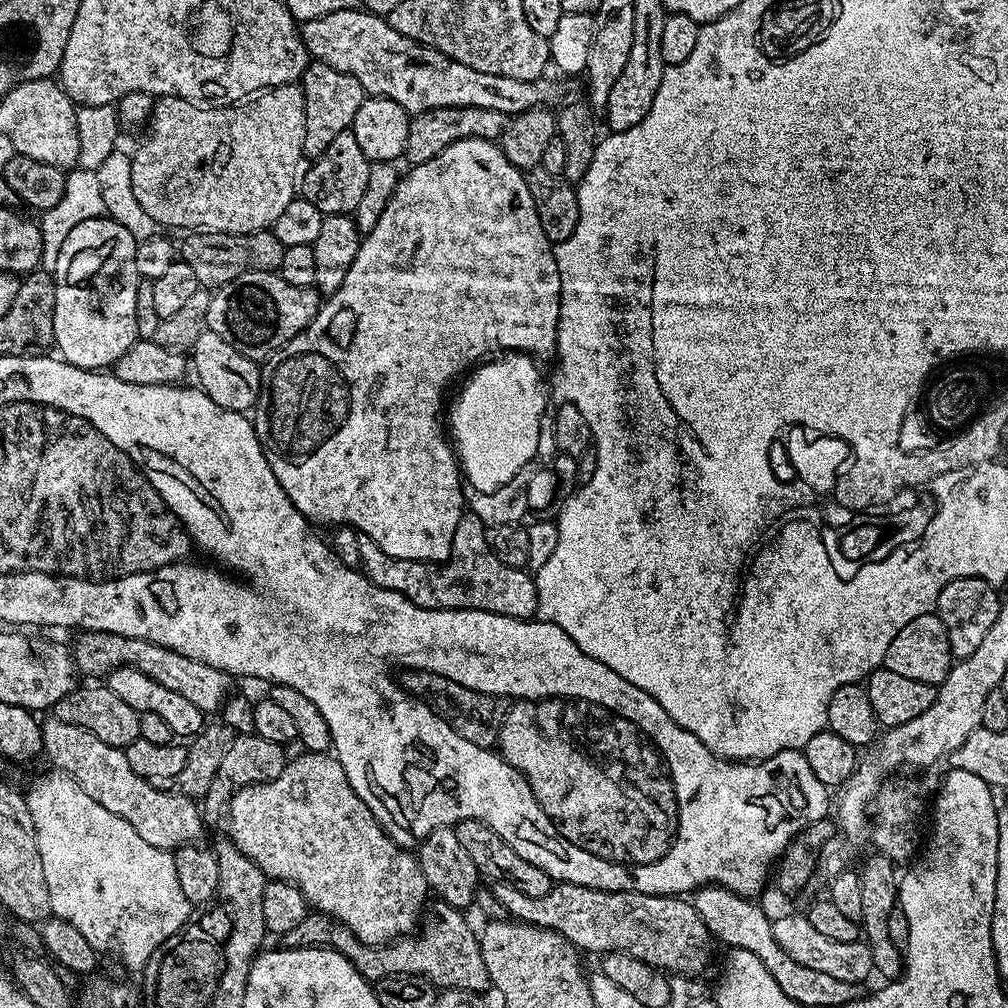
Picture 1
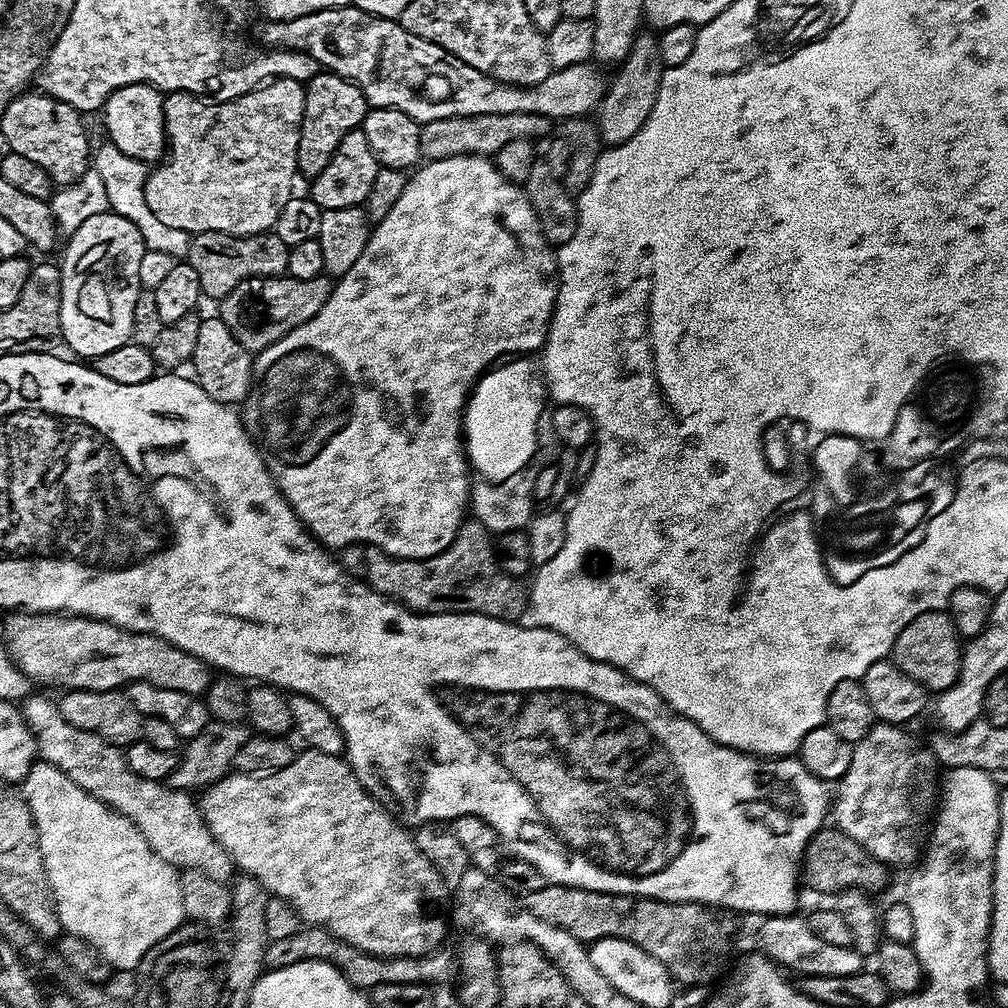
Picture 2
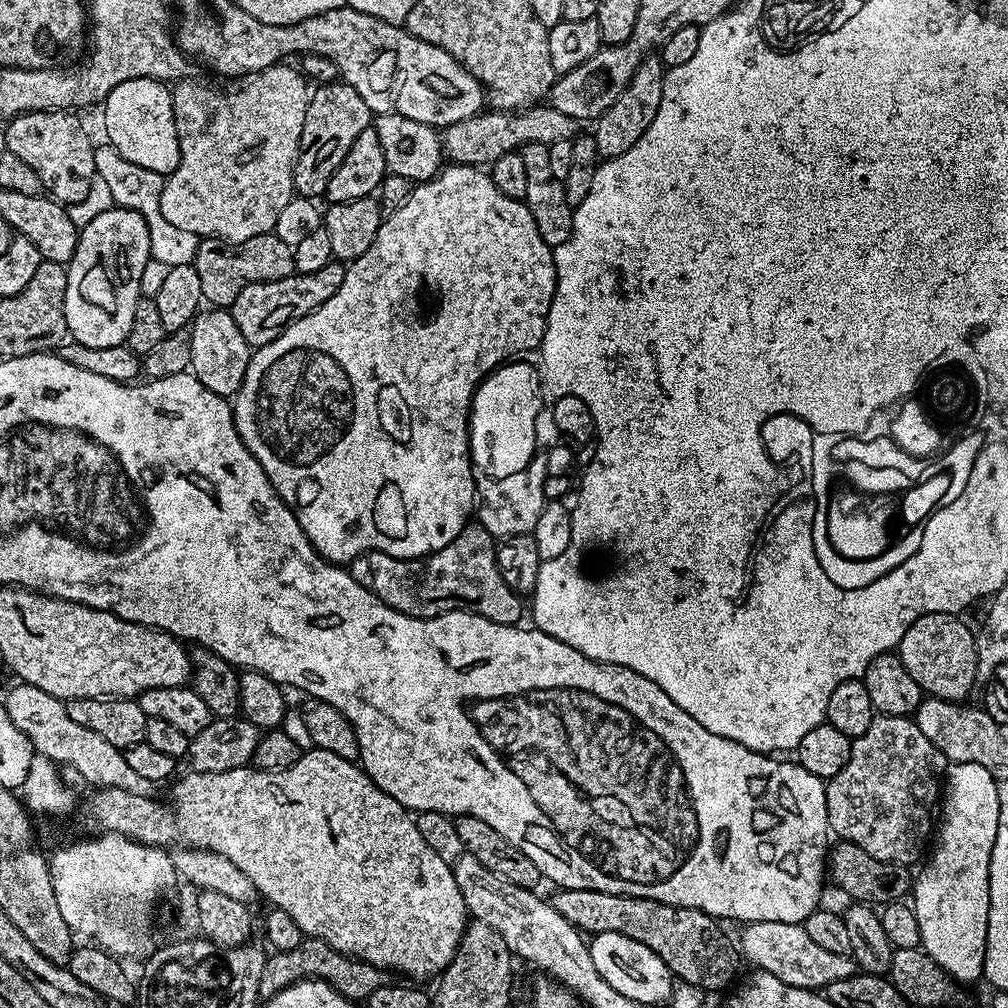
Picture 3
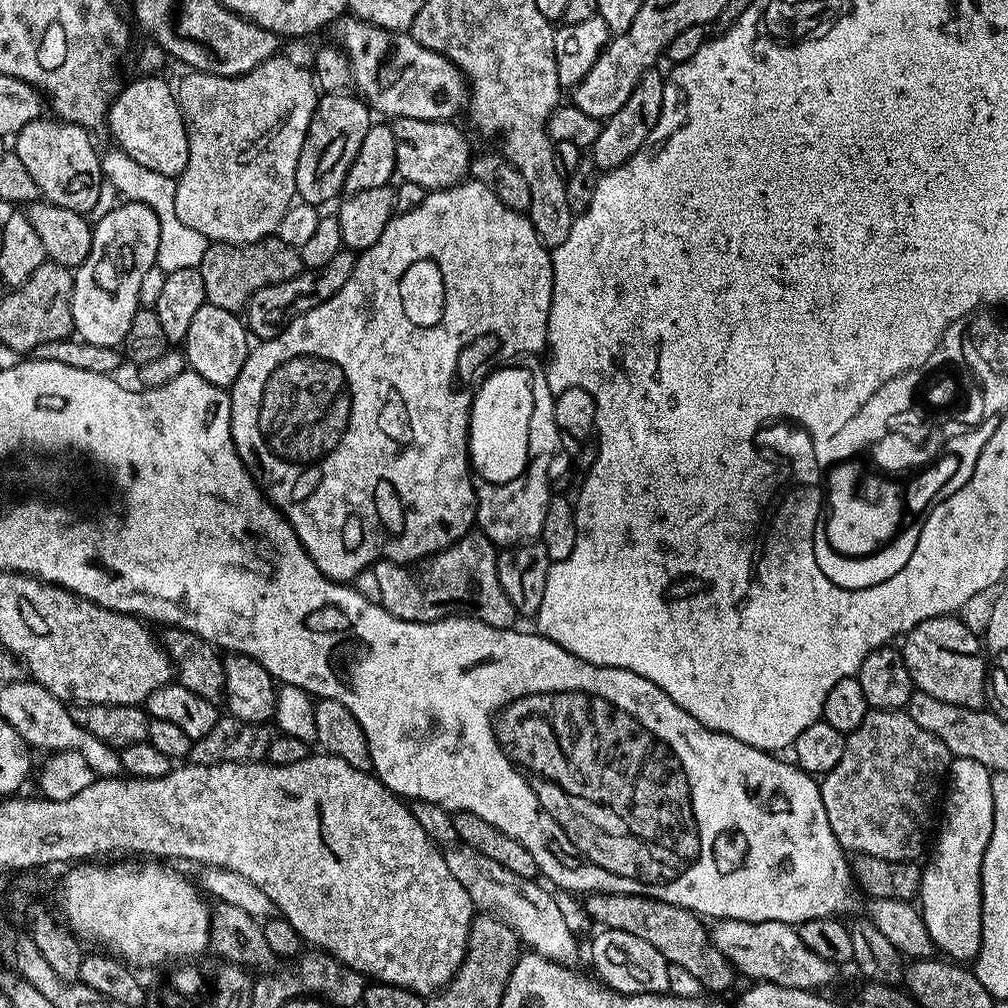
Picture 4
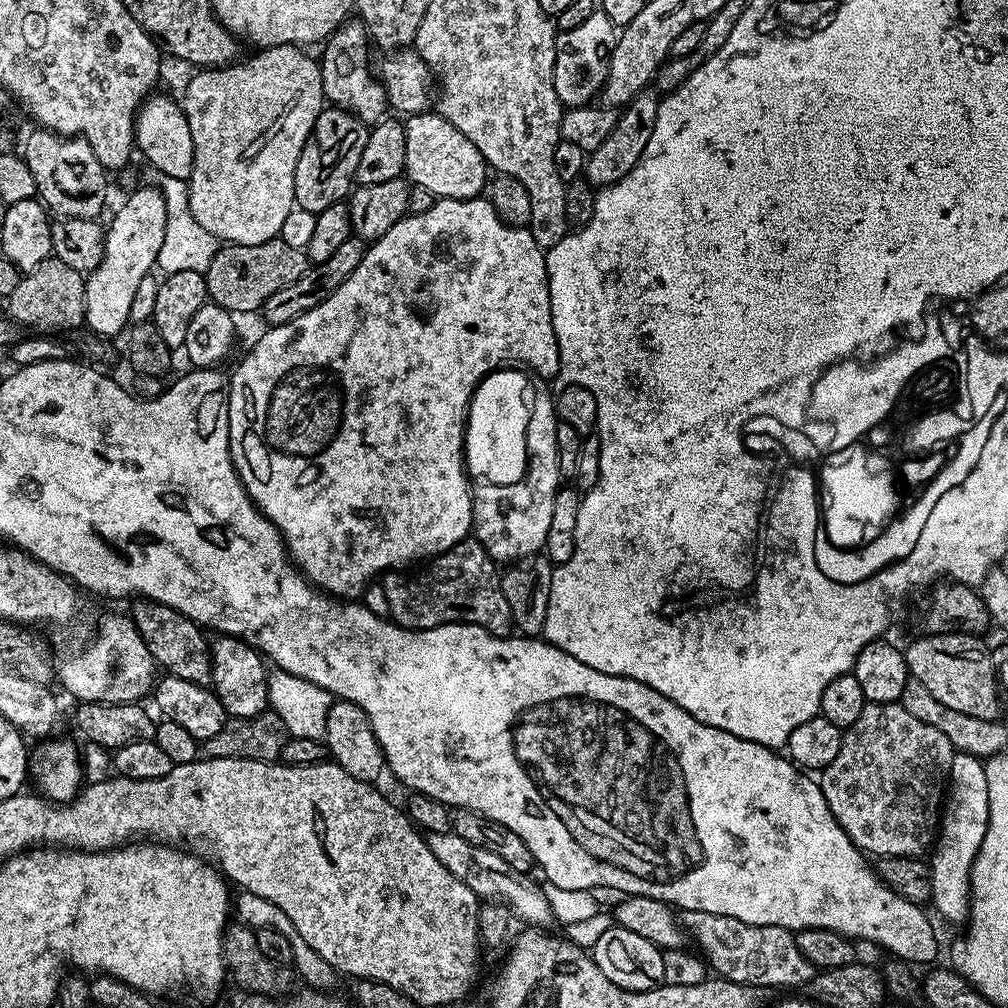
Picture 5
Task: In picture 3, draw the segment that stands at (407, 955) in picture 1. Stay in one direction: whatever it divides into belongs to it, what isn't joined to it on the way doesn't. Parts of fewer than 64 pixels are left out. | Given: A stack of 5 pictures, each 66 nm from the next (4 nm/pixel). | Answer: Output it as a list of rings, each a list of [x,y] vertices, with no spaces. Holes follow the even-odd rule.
[[[306,938],[298,946],[294,946],[294,950],[273,951],[265,959],[260,995],[271,998],[282,989],[289,988],[291,984],[309,978],[324,980],[331,988],[338,990],[340,996],[357,1002],[367,1002],[370,994],[374,994],[374,990],[378,990],[383,984],[393,983],[394,980],[393,973],[386,972],[383,968],[375,968],[366,962],[355,960],[354,957],[334,950],[334,946],[321,940]]]

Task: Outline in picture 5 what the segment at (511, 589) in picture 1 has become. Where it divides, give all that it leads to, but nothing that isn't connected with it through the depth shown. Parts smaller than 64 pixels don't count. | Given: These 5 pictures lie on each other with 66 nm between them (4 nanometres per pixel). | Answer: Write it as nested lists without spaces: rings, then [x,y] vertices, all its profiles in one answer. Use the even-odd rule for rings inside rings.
[[[475,538],[458,541],[450,550],[431,557],[417,572],[403,576],[403,571],[389,570],[383,573],[382,583],[389,602],[388,616],[402,628],[433,628],[443,624],[473,624],[484,628],[495,636],[506,636],[513,631],[514,625],[510,606],[506,602],[506,594],[502,594],[500,572],[497,561],[483,548],[482,542]]]

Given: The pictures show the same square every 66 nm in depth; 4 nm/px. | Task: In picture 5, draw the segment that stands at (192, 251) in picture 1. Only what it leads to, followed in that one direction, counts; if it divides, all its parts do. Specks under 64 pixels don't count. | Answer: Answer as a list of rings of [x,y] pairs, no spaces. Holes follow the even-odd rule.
[[[278,238],[254,246],[225,243],[218,248],[207,270],[208,294],[211,303],[222,306],[227,312],[259,313],[270,294],[278,294],[278,290],[286,290],[286,286],[298,282],[309,266],[305,249],[290,246]]]

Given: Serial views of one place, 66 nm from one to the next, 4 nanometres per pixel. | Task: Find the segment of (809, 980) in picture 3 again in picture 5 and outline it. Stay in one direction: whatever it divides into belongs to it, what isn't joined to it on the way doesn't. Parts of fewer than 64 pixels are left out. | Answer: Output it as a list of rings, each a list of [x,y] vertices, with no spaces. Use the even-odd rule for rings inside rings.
[[[684,912],[685,933],[696,939],[703,959],[717,977],[749,984],[752,988],[796,988],[807,985],[817,969],[798,950],[795,935],[789,929],[765,924],[747,924],[733,916],[719,916],[709,912]]]

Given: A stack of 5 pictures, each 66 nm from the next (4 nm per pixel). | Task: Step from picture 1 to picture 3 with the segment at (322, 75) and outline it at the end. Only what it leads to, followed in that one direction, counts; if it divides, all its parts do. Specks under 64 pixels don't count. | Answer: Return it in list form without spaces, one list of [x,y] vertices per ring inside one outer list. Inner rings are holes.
[[[343,82],[319,85],[308,97],[306,122],[302,122],[300,149],[292,171],[293,189],[301,196],[323,197],[328,191],[334,170],[338,170],[338,166],[342,166],[342,158],[346,158],[346,150],[354,146],[354,138],[370,127],[373,120],[370,106],[362,102],[362,94],[358,94],[354,86]]]

